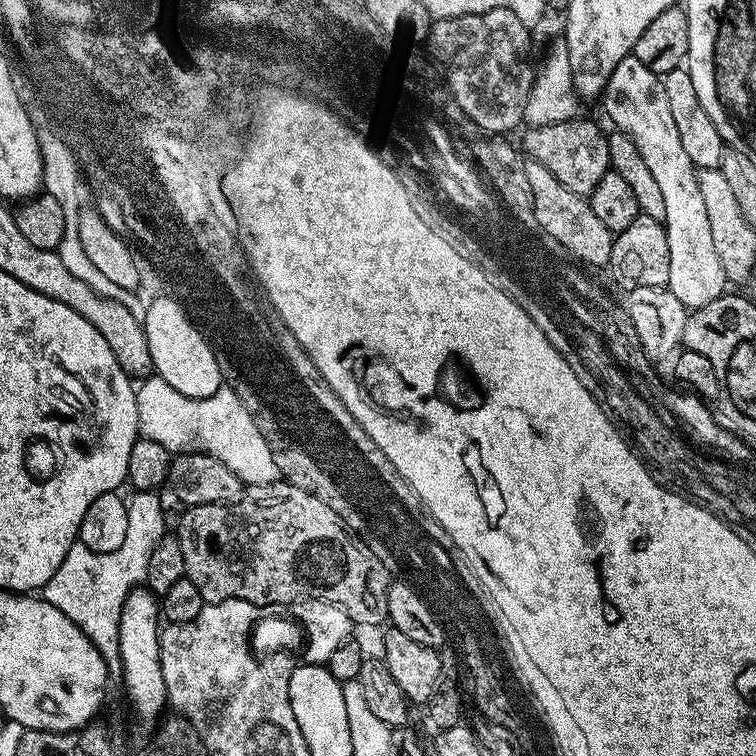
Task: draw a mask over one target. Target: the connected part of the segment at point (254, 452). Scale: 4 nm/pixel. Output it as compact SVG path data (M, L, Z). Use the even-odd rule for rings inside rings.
M151 375L143 379L137 387L135 402L138 406L138 434L145 440L159 442L173 454L191 449L197 444L208 455L218 458L228 466L234 474L239 476L243 485L268 485L278 480L281 475L274 463L274 456L270 453L269 444L258 430L253 416L243 406L241 399L230 386L223 386L212 396L204 399L185 397L178 390L174 390L162 377Z

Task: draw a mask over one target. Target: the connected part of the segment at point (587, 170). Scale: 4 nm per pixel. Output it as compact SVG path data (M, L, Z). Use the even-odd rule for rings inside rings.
M577 118L550 126L531 126L527 131L524 136L524 148L522 147L523 155L528 160L536 160L542 166L546 166L546 170L550 170L550 174L554 174L558 182L562 182L562 186L574 190L574 194L588 198L598 186L598 182L610 171L610 150L605 129L600 129L592 120Z

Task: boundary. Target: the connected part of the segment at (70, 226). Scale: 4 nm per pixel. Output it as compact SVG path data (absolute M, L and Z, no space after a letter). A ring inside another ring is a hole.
M39 130L37 136L43 158L43 191L48 196L57 199L62 206L62 214L66 214L66 231L62 234L62 242L58 249L62 263L66 265L66 270L70 270L70 274L74 274L74 278L82 278L82 282L91 286L98 295L108 296L111 300L120 300L122 289L115 282L110 282L110 278L106 278L106 274L99 272L98 266L94 266L94 262L90 262L90 257L86 255L86 250L82 247L82 237L78 234L78 218L82 211L78 192L78 186L82 184L80 171L77 166L74 166L72 156L66 152L66 148L54 136L48 136L48 134L44 136Z

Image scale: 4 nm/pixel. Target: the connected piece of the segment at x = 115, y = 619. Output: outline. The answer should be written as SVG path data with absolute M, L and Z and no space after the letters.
M135 491L132 496L127 501L125 541L119 549L92 551L77 540L53 578L42 589L43 599L62 610L90 638L107 664L109 679L116 684L123 681L121 656L118 654L118 622L121 620L122 606L129 593L145 581L151 551L166 532L160 494L157 491Z

